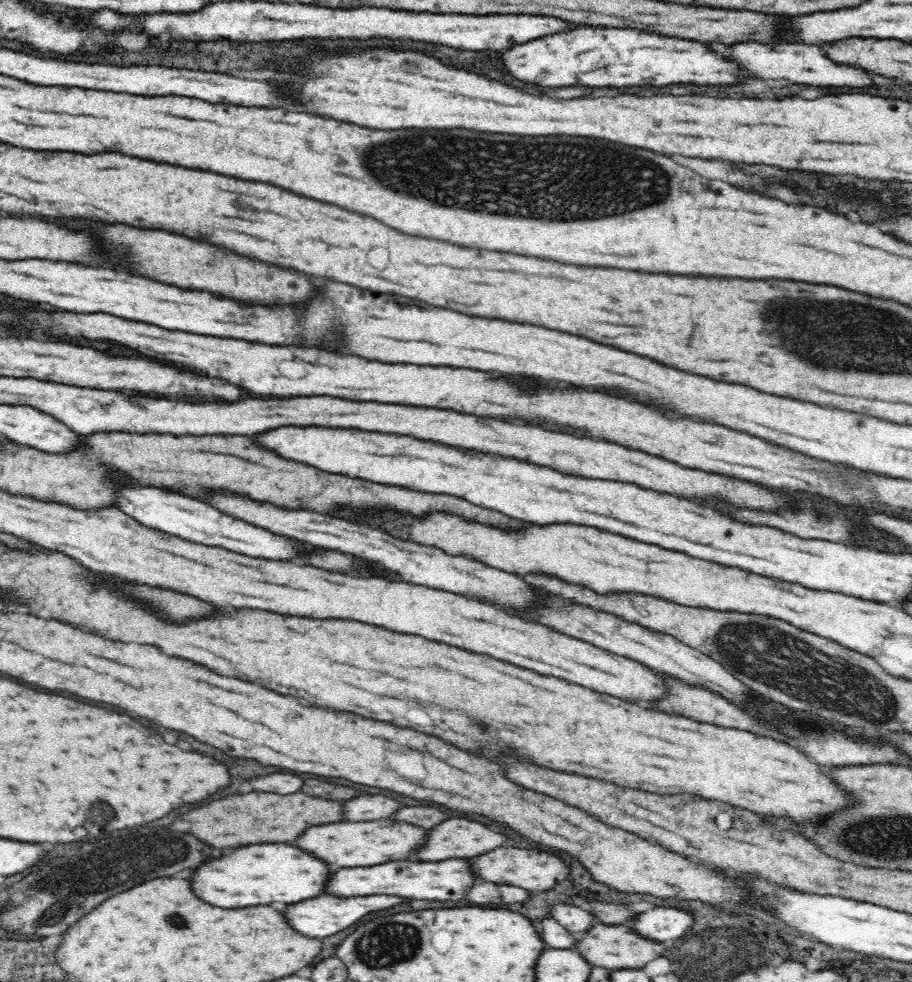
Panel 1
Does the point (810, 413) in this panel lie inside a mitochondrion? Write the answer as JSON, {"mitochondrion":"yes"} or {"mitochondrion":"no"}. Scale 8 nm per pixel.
{"mitochondrion":"no"}

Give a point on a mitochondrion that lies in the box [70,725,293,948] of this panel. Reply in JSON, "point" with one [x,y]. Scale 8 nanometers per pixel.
{"point":[176,921]}

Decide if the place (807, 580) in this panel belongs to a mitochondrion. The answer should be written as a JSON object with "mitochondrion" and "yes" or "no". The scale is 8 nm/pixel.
{"mitochondrion":"no"}

